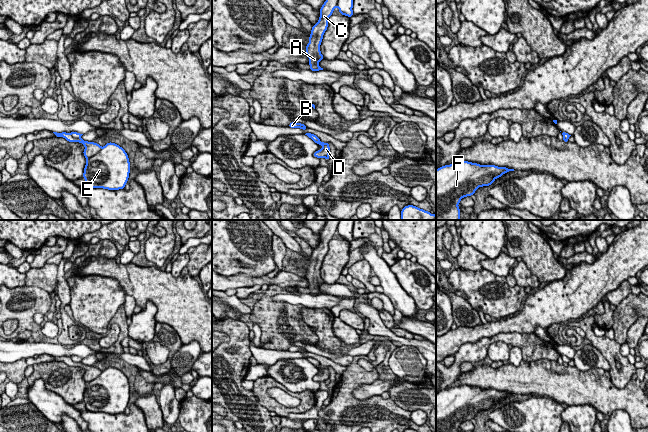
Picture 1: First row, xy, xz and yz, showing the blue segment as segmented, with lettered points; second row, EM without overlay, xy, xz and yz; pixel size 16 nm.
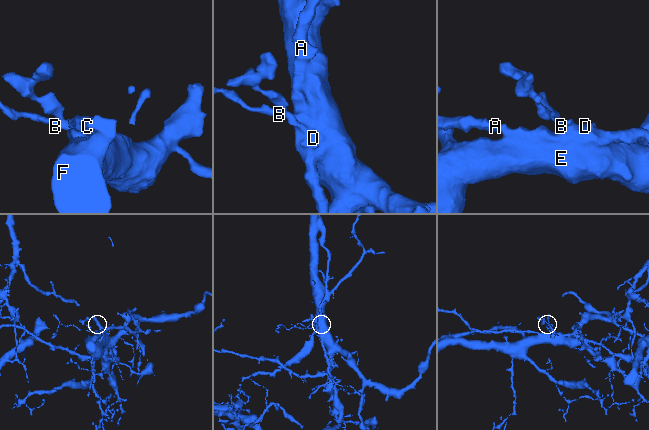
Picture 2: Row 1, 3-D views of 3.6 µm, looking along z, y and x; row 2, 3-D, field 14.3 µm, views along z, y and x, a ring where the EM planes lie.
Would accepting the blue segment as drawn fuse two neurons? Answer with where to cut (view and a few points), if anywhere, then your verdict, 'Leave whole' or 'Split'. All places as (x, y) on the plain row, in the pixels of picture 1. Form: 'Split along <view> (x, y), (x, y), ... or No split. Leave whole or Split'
Split along xy (102, 371), (96, 377), (86, 382). Split

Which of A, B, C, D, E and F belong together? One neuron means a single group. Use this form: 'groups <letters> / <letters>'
groups A B C / D E F

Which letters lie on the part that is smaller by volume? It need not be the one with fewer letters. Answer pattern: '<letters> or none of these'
A, B, C

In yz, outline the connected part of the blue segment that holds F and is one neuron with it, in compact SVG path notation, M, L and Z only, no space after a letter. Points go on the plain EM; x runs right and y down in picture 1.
M468 385L436 393L436 432L459 432L462 422L474 419L479 411L490 410L509 395L514 393Z

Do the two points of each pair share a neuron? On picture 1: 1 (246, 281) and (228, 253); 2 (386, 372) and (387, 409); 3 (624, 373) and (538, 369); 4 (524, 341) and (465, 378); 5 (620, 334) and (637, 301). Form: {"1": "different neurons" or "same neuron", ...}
{"1": "different neurons", "2": "different neurons", "3": "different neurons", "4": "different neurons", "5": "same neuron"}

